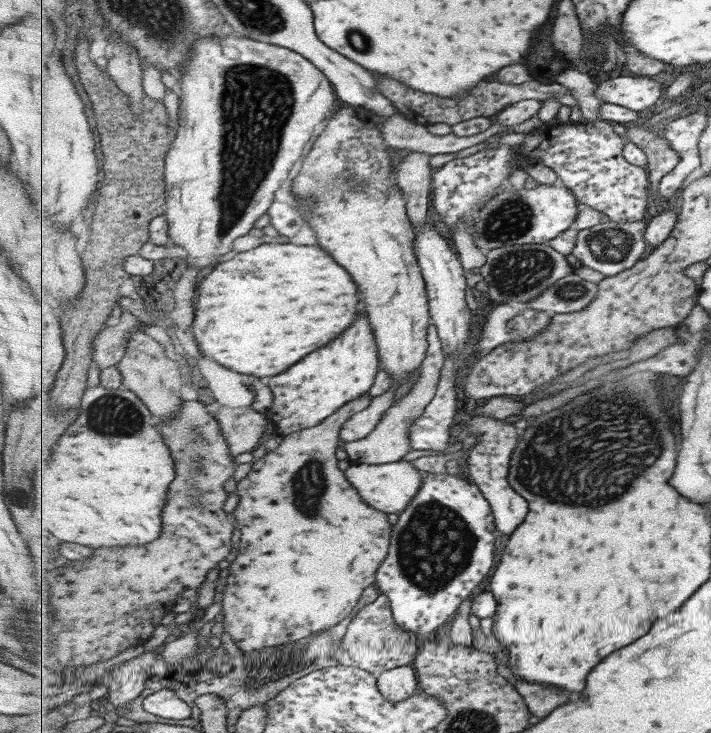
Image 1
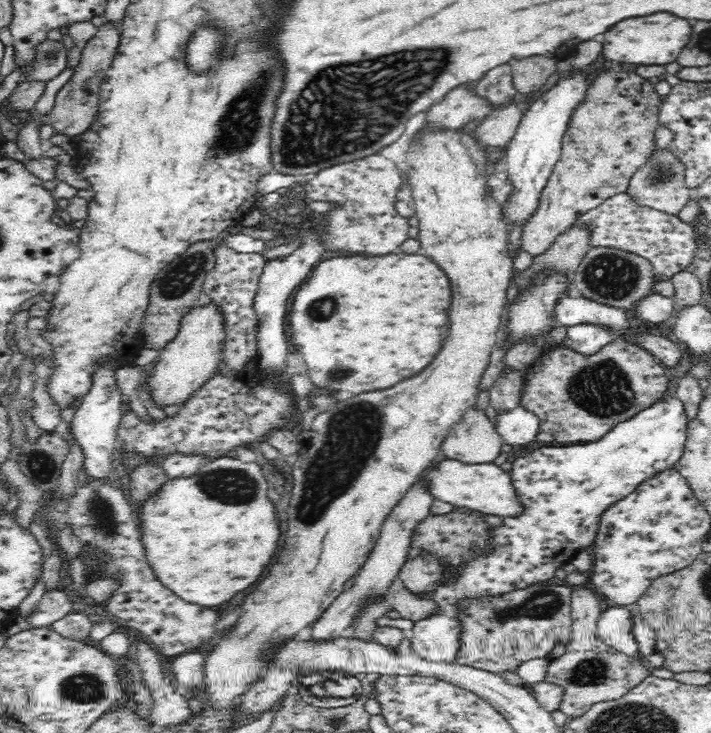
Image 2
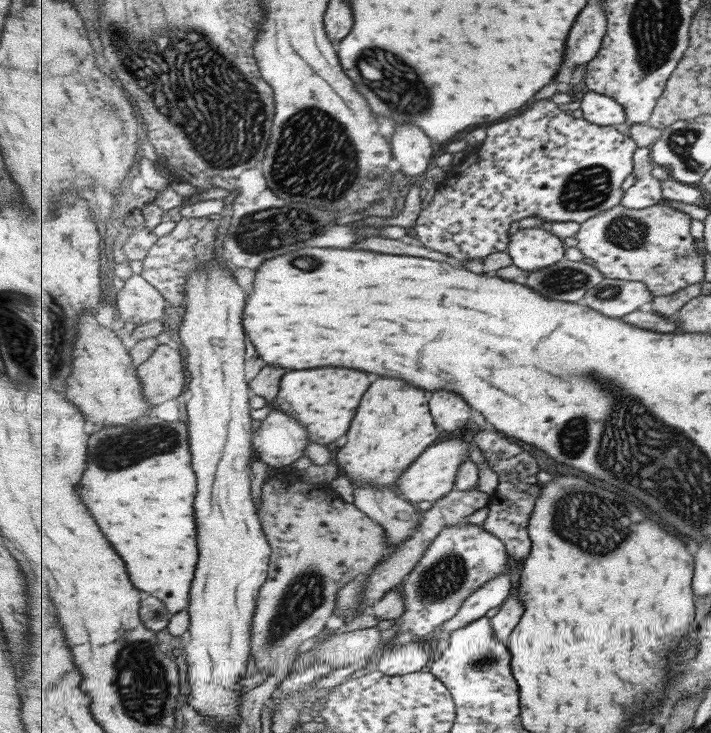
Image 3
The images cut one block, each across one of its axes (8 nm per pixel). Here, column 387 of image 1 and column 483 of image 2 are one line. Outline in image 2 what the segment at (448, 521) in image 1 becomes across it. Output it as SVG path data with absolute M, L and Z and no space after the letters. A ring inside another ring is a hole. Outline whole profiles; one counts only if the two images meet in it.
M666 397L652 406L637 412L632 418L621 422L606 433L600 442L576 444L556 444L548 448L538 448L526 456L518 457L510 471L518 500L525 511L517 517L504 517L503 525L494 527L494 554L476 557L466 563L466 568L448 570L451 577L440 581L431 592L430 597L438 603L437 615L419 620L413 624L409 632L411 648L428 662L452 663L456 661L456 652L460 648L460 621L456 617L456 602L464 598L478 596L496 596L502 592L520 590L534 583L548 582L562 565L572 561L581 549L590 549L598 532L598 518L602 510L622 500L624 496L634 492L634 488L646 478L654 476L660 470L674 467L682 456L686 444L687 416L681 398Z

